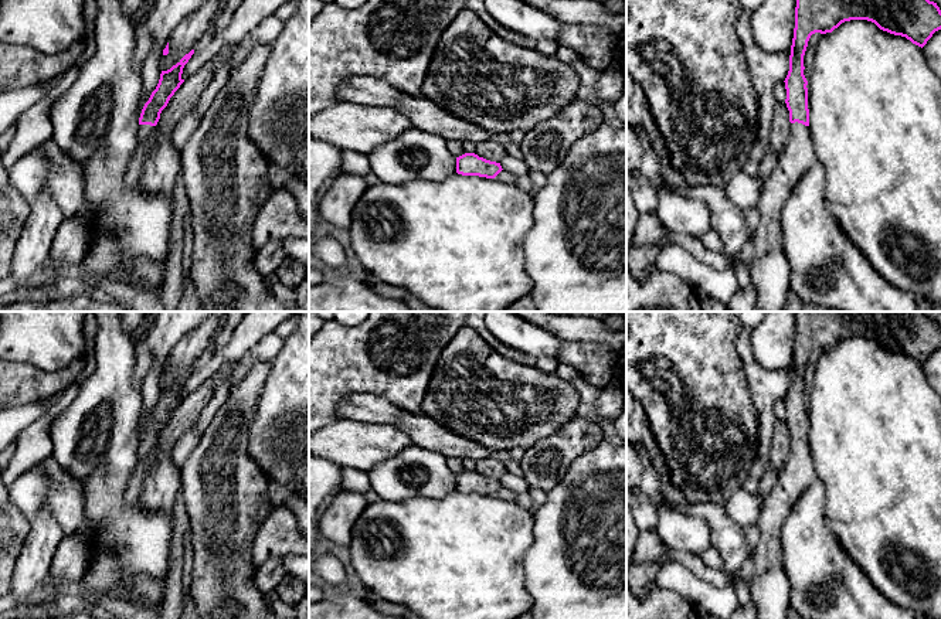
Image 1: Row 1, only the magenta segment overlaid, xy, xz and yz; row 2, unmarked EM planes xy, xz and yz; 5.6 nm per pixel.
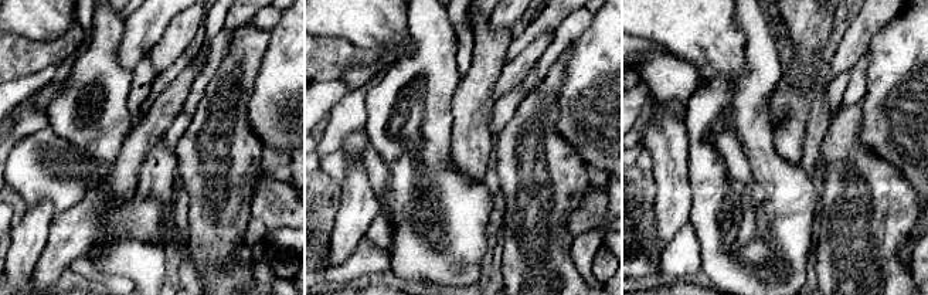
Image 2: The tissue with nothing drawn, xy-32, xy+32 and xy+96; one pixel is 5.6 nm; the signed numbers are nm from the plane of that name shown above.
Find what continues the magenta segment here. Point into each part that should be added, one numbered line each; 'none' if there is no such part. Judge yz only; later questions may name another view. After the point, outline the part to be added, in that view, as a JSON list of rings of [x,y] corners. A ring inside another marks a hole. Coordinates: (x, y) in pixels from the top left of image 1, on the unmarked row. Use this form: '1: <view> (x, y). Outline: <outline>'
1: yz (798, 472). Outline: [[[798,439],[791,441],[787,462],[779,472],[778,482],[762,503],[755,524],[760,541],[744,565],[727,577],[730,586],[734,581],[750,586],[755,577],[774,568],[782,568],[781,531],[785,518],[804,490],[816,479],[809,445]]]

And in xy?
1: xy (145, 448). Outline: [[[139,442],[139,459],[146,460],[154,452],[156,443]]]

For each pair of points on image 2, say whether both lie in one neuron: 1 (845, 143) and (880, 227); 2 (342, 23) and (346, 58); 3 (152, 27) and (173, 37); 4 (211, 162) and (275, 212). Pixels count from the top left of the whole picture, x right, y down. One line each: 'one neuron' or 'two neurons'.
1: one neuron
2: two neurons
3: two neurons
4: two neurons

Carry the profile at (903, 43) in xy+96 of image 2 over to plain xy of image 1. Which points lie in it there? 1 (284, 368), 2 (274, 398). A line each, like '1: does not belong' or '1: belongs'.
1: belongs
2: belongs

